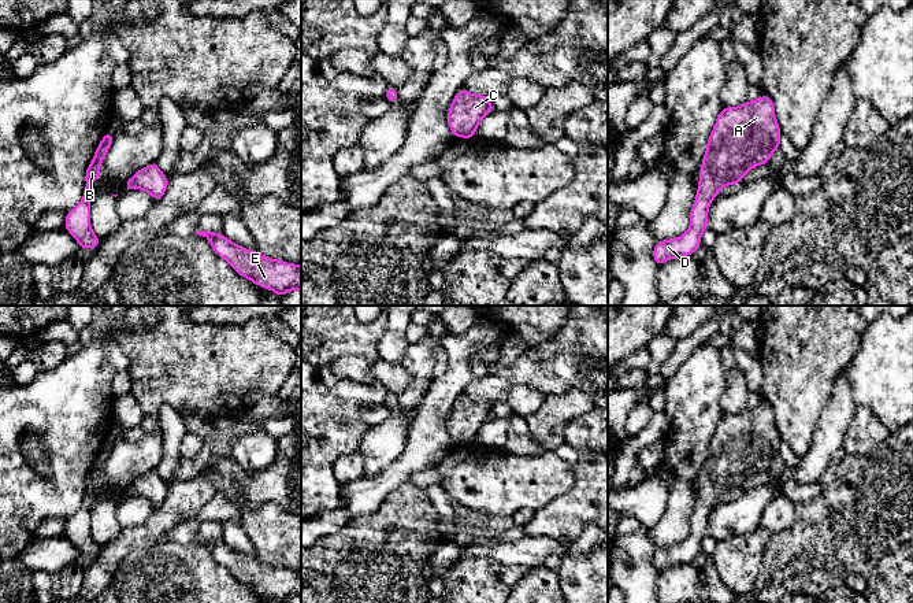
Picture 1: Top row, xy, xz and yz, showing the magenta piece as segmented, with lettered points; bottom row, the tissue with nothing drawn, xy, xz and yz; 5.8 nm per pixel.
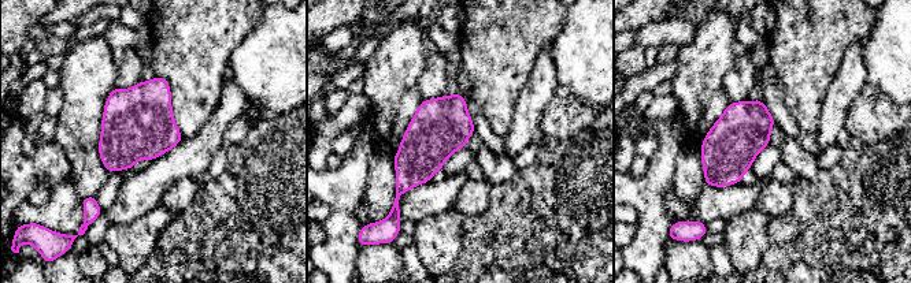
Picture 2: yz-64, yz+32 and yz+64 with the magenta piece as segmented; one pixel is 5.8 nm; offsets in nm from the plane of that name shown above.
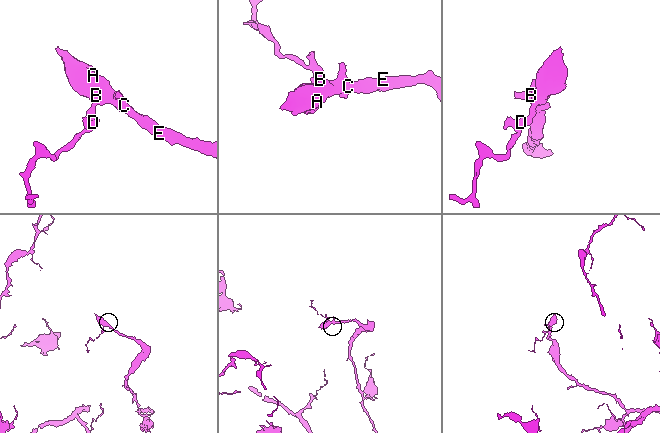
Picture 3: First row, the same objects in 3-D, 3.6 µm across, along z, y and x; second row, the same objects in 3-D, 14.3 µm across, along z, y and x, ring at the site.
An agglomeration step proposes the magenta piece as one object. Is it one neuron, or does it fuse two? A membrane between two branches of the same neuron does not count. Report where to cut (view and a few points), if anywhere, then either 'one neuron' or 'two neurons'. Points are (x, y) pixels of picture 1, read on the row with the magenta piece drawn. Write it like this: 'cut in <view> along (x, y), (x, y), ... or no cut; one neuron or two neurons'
no cut; one neuron

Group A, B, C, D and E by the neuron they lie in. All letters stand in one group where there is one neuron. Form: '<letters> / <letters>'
A B C D E

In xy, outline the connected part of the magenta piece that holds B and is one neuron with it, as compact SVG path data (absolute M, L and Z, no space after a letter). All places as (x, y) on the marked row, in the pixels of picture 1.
M110 130L103 136L85 173L82 200L66 214L63 227L78 241L81 251L99 248L101 244L101 238L97 237L90 227L92 184L101 177L100 164L110 151L114 138L115 134Z

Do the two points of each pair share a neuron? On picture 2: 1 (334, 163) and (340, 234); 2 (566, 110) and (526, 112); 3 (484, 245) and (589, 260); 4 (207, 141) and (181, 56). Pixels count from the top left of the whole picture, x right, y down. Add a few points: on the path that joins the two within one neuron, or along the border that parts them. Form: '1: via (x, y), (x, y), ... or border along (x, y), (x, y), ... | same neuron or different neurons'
1: border along (343, 157), (343, 162), (336, 168), (326, 170) | different neurons
2: border along (558, 86), (544, 110), (539, 129) | different neurons
3: border along (592, 233), (580, 241), (566, 268) | different neurons
4: border along (218, 97), (204, 126), (184, 138) | different neurons

